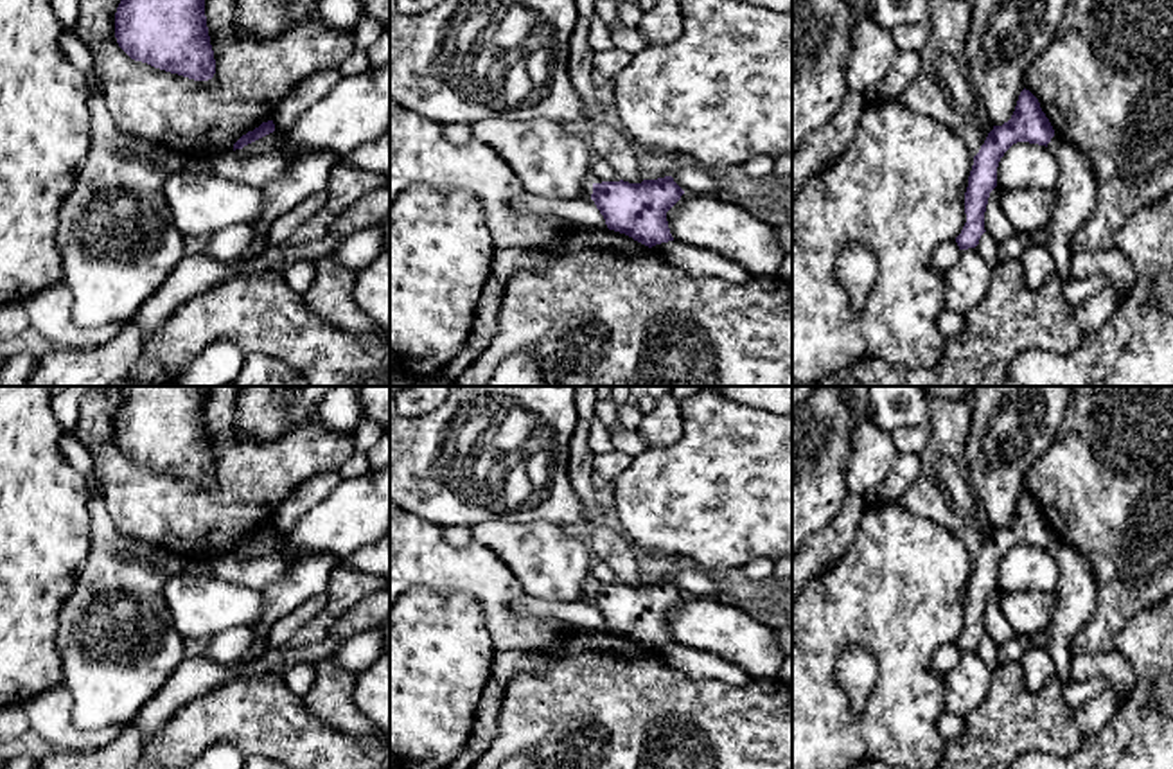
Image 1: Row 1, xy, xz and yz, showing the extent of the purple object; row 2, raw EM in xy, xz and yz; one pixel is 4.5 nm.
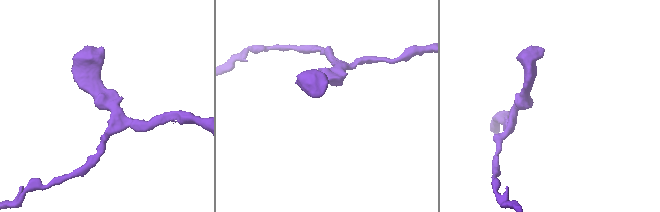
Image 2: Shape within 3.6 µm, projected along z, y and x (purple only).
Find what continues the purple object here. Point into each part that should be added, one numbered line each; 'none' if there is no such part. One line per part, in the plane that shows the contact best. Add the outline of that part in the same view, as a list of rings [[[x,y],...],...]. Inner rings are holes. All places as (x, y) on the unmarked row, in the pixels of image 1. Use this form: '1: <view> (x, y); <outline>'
1: xy (273, 543); [[[275,530],[273,535],[244,548],[243,552],[235,552],[235,557],[241,561],[250,561],[250,559],[277,553],[282,548],[282,535],[284,535],[282,532]]]

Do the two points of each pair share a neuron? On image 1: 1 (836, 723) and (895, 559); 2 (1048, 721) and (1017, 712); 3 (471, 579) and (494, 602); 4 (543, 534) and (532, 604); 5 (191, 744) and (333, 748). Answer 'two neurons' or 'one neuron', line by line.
1: one neuron
2: one neuron
3: one neuron
4: two neurons
5: one neuron

